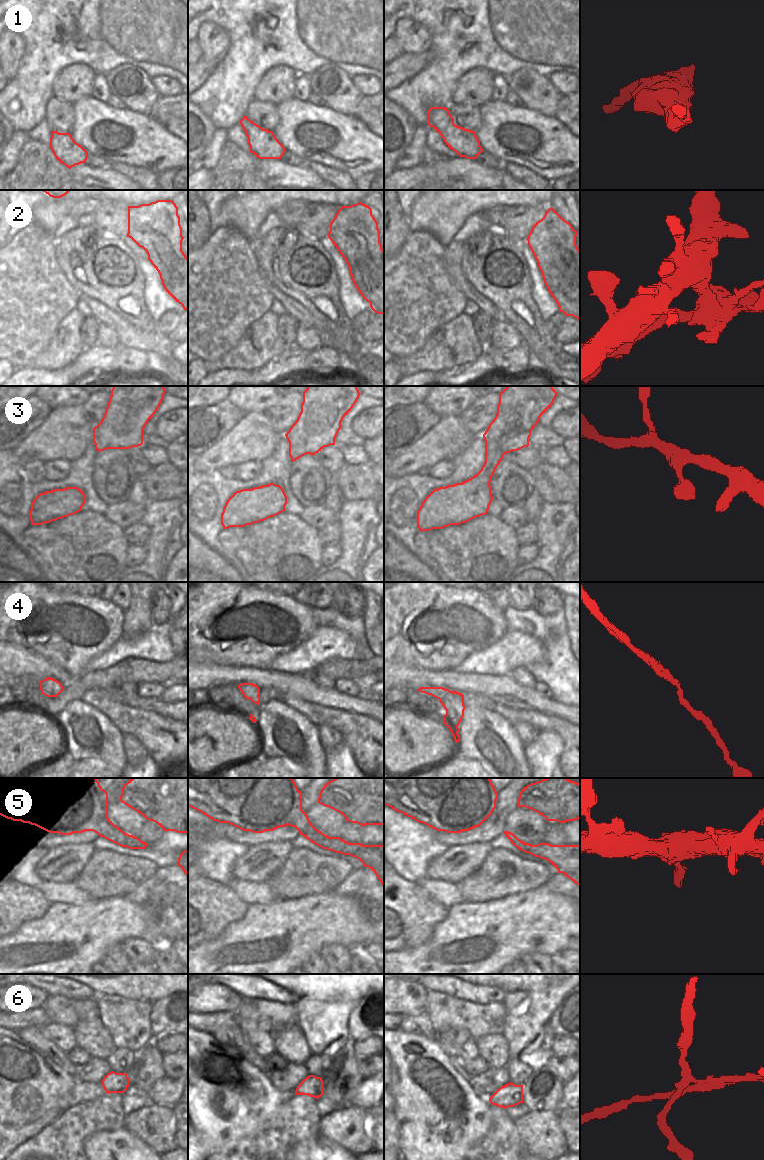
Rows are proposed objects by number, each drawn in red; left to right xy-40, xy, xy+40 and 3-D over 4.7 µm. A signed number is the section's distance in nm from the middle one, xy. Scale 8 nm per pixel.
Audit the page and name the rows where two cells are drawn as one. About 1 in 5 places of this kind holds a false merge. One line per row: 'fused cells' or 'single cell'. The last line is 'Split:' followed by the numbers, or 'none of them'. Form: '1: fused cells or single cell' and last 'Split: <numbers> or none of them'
1: single cell
2: fused cells
3: single cell
4: single cell
5: single cell
6: fused cells
Split: 2, 6

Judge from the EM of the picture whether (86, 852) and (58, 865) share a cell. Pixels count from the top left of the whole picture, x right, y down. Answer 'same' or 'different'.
same

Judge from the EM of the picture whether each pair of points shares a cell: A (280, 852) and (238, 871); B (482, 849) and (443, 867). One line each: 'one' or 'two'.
A: one
B: one

